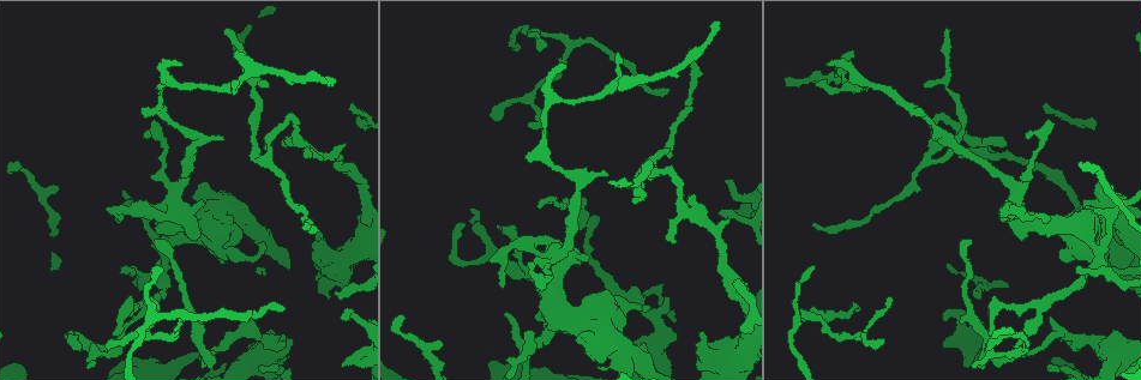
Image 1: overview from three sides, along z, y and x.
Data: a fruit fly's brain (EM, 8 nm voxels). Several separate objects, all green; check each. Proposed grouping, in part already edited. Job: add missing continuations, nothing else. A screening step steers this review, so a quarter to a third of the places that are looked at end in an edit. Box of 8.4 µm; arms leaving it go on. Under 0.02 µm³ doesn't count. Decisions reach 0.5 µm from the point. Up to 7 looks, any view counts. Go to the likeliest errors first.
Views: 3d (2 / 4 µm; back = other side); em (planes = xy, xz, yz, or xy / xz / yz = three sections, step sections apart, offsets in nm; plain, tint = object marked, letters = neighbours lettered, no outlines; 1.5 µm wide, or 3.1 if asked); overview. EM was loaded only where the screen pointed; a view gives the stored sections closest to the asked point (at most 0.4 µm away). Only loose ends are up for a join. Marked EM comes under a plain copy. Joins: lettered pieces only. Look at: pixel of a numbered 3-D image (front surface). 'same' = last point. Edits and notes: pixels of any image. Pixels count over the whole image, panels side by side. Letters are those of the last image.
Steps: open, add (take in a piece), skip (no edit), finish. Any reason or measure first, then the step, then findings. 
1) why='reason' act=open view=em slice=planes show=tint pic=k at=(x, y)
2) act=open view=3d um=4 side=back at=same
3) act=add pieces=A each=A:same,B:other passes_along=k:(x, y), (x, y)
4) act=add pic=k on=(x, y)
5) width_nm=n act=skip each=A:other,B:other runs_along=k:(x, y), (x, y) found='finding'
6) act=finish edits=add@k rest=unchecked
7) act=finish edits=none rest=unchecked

why='branch stops here' act=open view=em slice=planes show=tint pic=1 at=(499, 226)

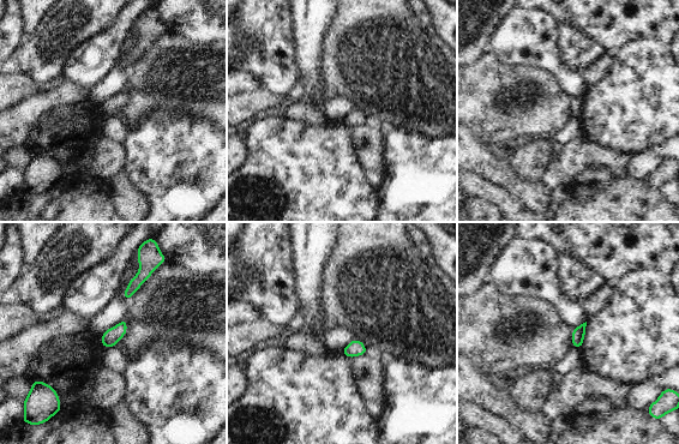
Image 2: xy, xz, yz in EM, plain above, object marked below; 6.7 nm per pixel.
why='what lies round it' act=open view=em slice=planes show=letters at=same

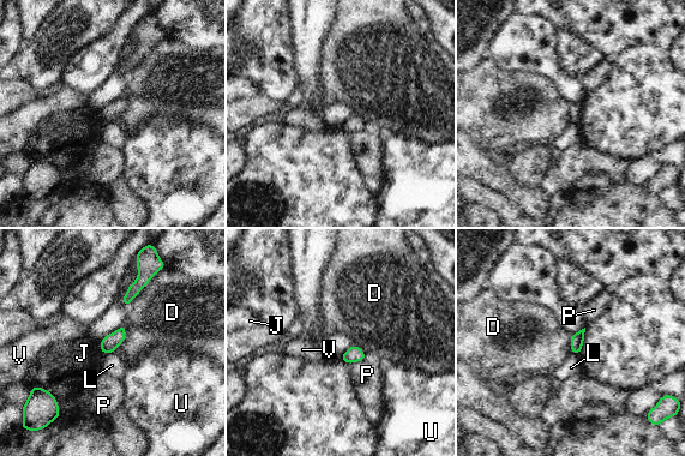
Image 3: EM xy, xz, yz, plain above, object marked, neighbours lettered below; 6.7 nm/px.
act=skip each=D:other,J:other,L:other,P:other,U:other,V:other border=3:(155, 272), (127, 307) found='no lettered piece goes on from it'

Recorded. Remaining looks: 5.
why='thin end' act=open view=em slice=xz step=8 show=letters pic=1 at=(813, 222)

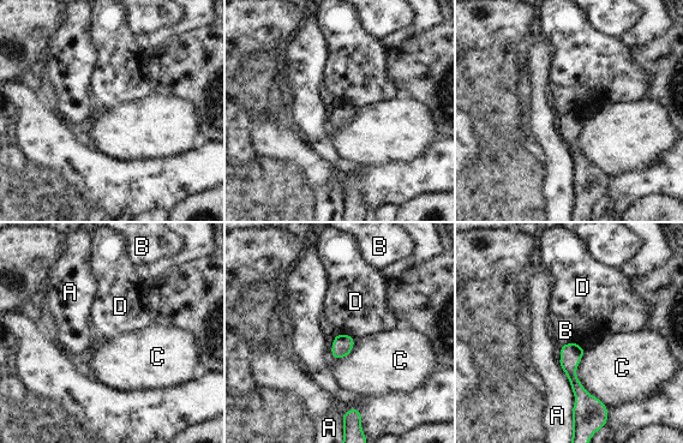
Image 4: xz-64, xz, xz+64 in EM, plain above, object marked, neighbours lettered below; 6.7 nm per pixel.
act=skip each=A:other,B:other,C:other,D:other border=4:(583, 351), (575, 376), (606, 407) found='no lettered piece goes on from it'

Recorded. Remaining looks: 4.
why='branch stops here' act=open view=3d um=2 pic=1 at=(826, 64)

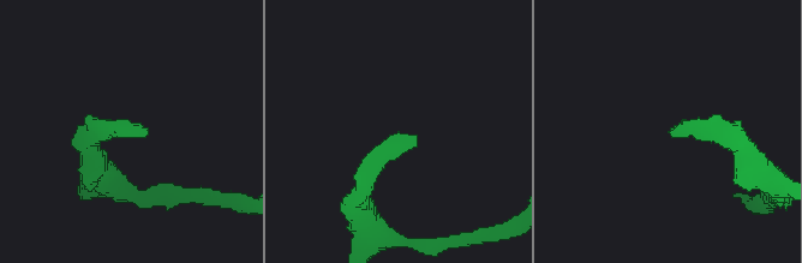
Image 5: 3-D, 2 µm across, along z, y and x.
why='now the EM' act=open view=em slice=planes show=letters pic=5 at=(146, 132)

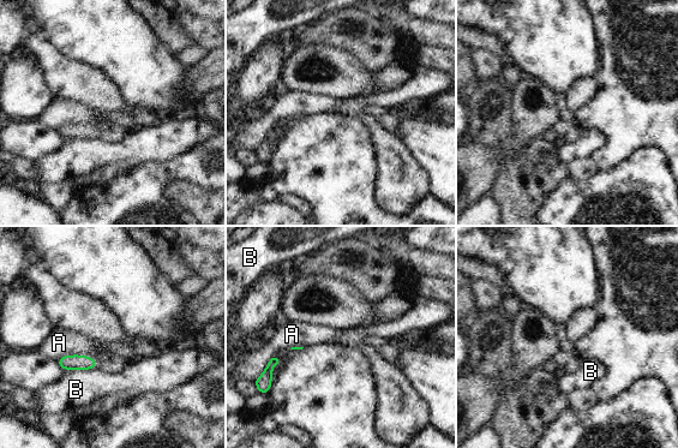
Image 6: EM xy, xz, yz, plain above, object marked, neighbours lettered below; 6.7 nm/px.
width_nm=100 longest_contact=A:260nm act=skip each=A:other,B:other found='none of them fits'

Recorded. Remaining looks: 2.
act=finish edits=none rest=unchecked

